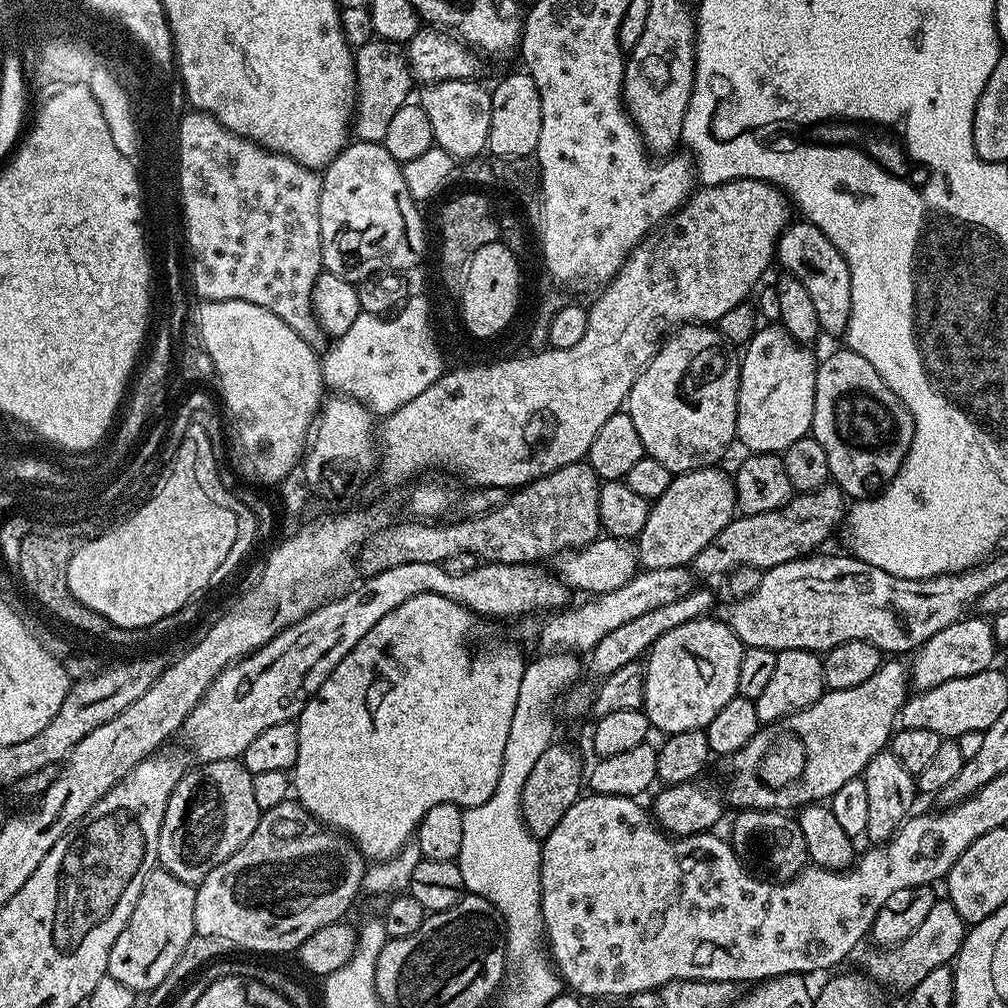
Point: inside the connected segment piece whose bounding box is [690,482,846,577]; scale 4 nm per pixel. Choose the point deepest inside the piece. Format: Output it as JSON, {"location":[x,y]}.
{"location":[762,541]}

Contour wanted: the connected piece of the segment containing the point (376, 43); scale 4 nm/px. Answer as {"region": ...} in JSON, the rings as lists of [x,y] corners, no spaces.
{"region":[[[373,38],[365,45],[357,47],[356,58],[356,106],[354,109],[354,136],[356,140],[365,140],[379,144],[386,138],[386,129],[394,114],[409,103],[414,85],[412,69],[408,66],[408,57],[401,45]]]}

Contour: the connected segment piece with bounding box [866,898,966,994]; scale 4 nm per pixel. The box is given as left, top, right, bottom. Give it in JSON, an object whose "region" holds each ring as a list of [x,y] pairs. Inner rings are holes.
{"region":[[[937,898],[934,906],[930,906],[930,914],[926,914],[926,922],[922,922],[922,926],[918,926],[910,938],[869,954],[867,975],[877,982],[897,988],[901,994],[907,994],[914,986],[918,986],[918,982],[922,982],[922,978],[926,978],[926,974],[930,974],[930,970],[938,970],[955,961],[964,944],[965,935],[966,925],[962,914],[958,914],[947,898]]]}

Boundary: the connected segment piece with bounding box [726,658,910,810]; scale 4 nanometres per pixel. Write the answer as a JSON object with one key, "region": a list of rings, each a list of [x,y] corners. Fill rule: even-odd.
{"region":[[[885,659],[878,666],[878,670],[874,670],[874,674],[870,674],[870,678],[866,678],[866,682],[862,682],[858,686],[850,686],[846,690],[838,690],[837,688],[834,688],[825,691],[824,695],[820,696],[810,706],[806,706],[802,710],[798,710],[789,716],[784,716],[781,720],[775,720],[773,724],[761,726],[760,729],[754,734],[754,738],[750,738],[750,742],[746,742],[746,746],[742,746],[742,750],[738,750],[730,757],[730,763],[732,763],[732,773],[728,776],[728,792],[726,788],[727,803],[731,805],[731,807],[733,804],[733,809],[736,810],[743,810],[746,808],[799,810],[803,808],[805,804],[827,801],[838,790],[842,790],[842,786],[846,786],[846,782],[857,779],[857,777],[863,773],[866,765],[870,762],[870,758],[874,758],[874,754],[885,751],[885,749],[889,747],[890,741],[894,735],[894,729],[898,724],[900,708],[904,705],[904,701],[910,694],[910,668],[905,661],[903,664],[900,660],[903,659]]]}

